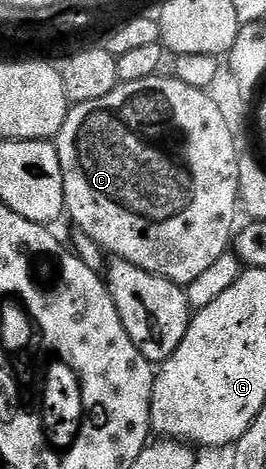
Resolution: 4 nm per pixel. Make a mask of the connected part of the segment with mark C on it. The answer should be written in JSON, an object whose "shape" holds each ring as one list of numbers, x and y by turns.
{"shape":[[155,76,148,80,123,82,108,96,100,96,100,100,88,100,71,105,68,116,60,128,56,145,60,156,60,172,64,172,65,213,95,242,103,246,115,259,130,262,136,268,144,268,170,282,176,282,185,288,196,276,200,276,212,263,220,260,231,249,232,235,235,233,234,213,239,213,238,170,235,149,232,148,231,133,224,124,223,114,211,100,206,90,192,88,192,84,184,84,173,76]]}

